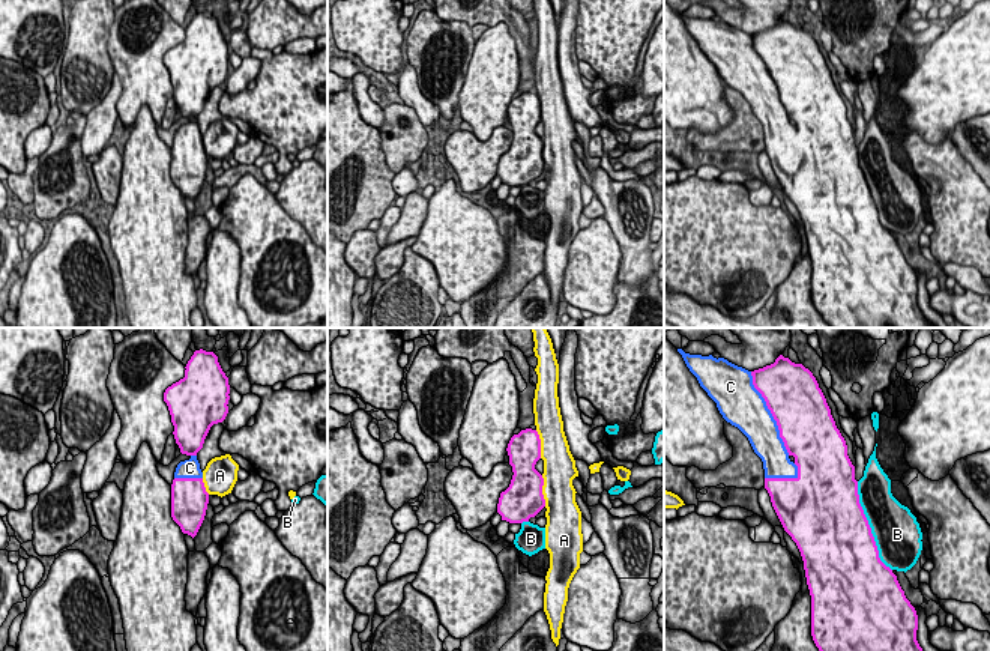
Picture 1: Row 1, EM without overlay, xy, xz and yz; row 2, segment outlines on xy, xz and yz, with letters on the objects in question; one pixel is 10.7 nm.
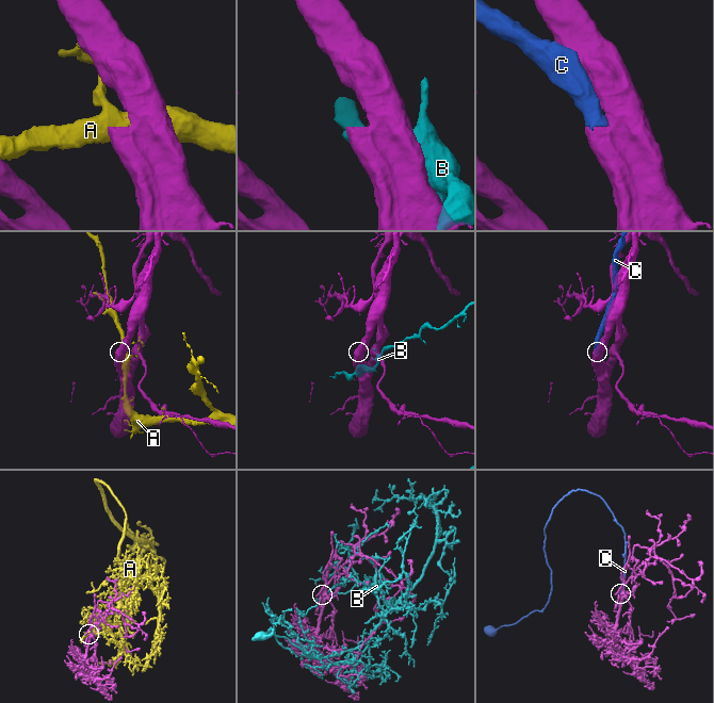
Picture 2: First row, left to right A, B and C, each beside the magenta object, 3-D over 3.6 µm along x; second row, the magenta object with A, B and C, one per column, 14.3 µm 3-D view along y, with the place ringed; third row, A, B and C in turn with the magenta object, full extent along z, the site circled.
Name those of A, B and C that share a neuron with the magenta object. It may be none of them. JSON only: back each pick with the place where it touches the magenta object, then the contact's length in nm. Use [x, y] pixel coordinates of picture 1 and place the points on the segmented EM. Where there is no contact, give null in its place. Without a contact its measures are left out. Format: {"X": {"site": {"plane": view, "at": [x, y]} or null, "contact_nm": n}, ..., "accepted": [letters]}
{"C": {"site": {"plane": "yz", "at": [771, 412]}, "contact_nm": 1000}, "accepted": ["C"]}

